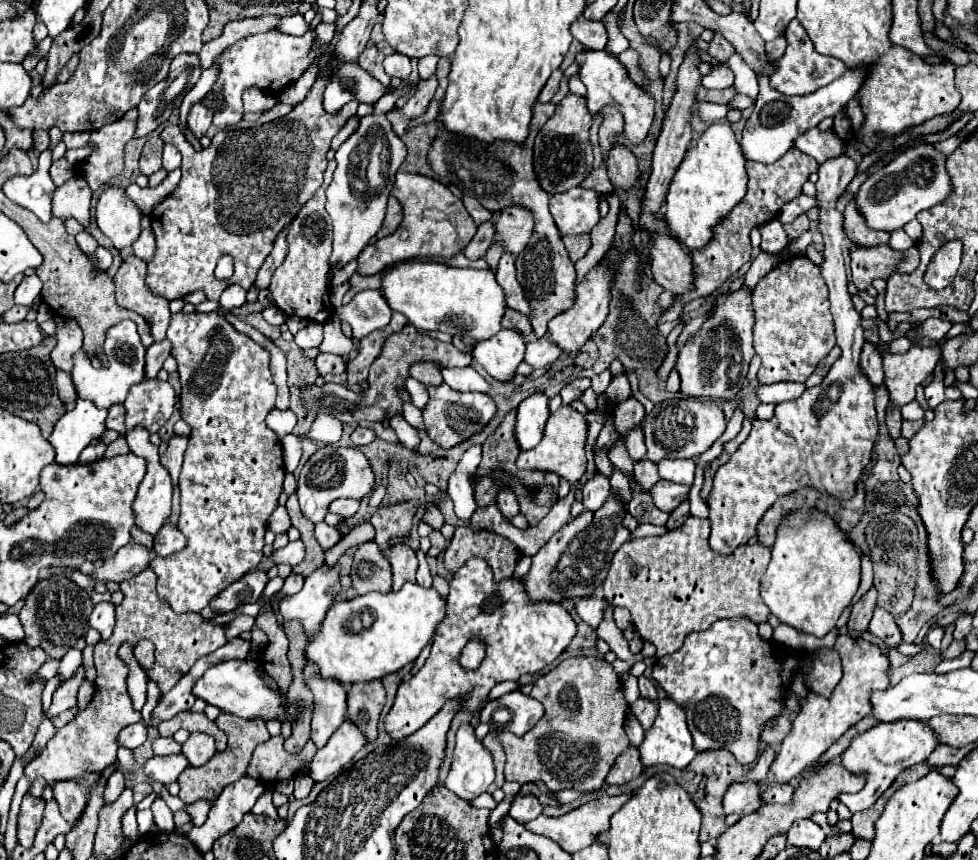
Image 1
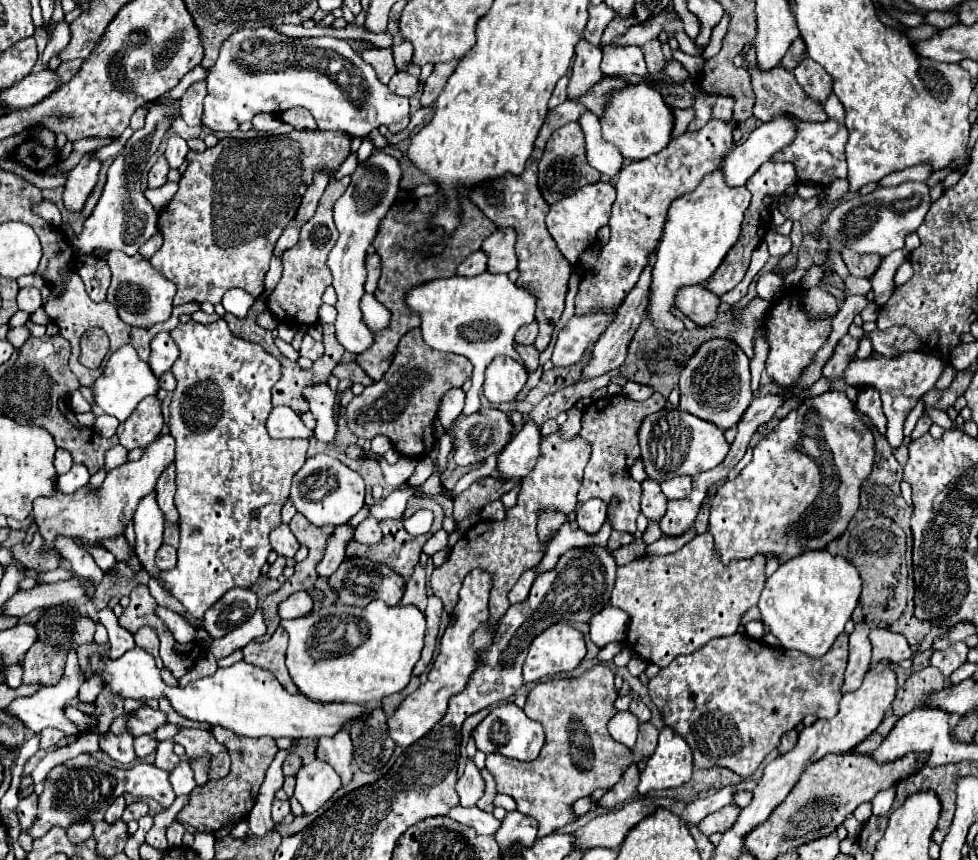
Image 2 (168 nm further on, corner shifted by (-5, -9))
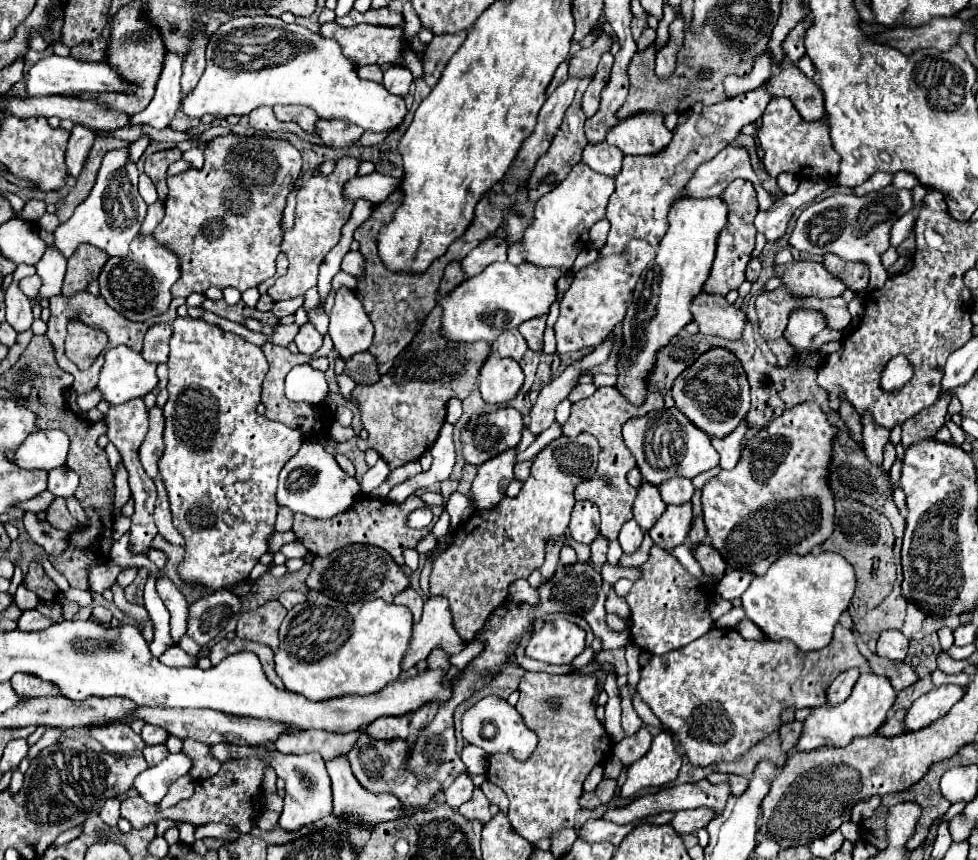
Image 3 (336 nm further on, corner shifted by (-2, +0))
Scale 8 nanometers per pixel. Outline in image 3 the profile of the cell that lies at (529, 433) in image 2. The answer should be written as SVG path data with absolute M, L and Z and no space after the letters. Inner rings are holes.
M512 448L512 452L504 452L504 456L496 456L496 460L478 466L478 474L470 490L470 498L478 512L496 508L498 502L506 496L506 488L514 478L514 464L516 450Z

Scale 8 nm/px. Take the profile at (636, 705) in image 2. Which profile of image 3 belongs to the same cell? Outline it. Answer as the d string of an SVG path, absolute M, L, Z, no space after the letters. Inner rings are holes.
M624 686L622 696L624 696L622 698L622 730L624 730L624 736L634 736L642 728L642 720L636 714L634 706L632 706L632 698L628 694L628 686Z

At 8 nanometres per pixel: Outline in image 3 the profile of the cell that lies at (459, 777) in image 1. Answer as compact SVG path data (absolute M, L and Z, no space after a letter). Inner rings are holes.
M468 774L458 776L458 778L452 782L452 786L444 790L444 800L446 800L446 804L448 804L450 808L458 808L458 806L462 806L464 802L470 800L472 790L474 790L474 784L472 784L472 780L468 778Z

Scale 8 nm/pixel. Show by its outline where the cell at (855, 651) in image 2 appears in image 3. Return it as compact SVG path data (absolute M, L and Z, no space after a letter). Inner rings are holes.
M850 668L850 670L842 672L842 674L828 686L828 690L826 690L826 700L828 700L828 704L832 704L832 706L842 704L842 702L850 696L850 692L852 692L856 680L858 680L858 674L860 674L858 668Z

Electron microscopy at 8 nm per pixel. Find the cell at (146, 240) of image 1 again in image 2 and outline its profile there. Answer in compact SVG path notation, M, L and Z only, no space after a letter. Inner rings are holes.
M159 233L153 235L153 237L139 249L139 255L141 255L143 259L151 259L151 255L161 249L161 243L163 243L163 237L159 237Z

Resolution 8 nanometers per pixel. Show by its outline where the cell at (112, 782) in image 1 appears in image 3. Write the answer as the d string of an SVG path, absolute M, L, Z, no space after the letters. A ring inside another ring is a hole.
M118 798L106 800L104 808L100 810L100 818L102 818L102 822L104 822L106 826L114 828L114 826L118 824L118 820L120 820L120 800L118 800Z

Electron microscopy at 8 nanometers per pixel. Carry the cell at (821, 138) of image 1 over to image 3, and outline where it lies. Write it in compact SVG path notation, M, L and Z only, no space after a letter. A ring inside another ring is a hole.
M774 98L772 104L768 104L764 116L762 116L762 132L758 130L760 144L766 152L764 166L766 172L776 178L782 172L792 172L798 176L820 176L820 178L834 178L838 174L840 156L832 148L828 122L806 122L798 114L798 110L792 106L788 98Z

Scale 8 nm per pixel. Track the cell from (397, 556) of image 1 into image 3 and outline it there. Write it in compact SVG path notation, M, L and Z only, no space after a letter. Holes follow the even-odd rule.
M408 588L408 590L404 590L402 594L398 594L396 598L394 598L394 604L400 604L400 606L406 606L410 612L412 612L412 618L414 618L414 622L418 622L420 620L420 616L422 616L422 596L418 594L418 592L414 592L412 588Z

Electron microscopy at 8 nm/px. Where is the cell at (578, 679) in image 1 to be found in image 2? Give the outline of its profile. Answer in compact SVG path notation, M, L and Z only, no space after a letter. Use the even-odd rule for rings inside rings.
M599 663L575 679L553 679L553 681L535 685L527 695L527 703L525 703L523 711L531 719L539 719L539 723L545 725L543 727L545 745L543 745L539 757L533 761L517 761L517 759L505 757L501 753L487 755L485 767L495 775L497 793L511 795L517 801L517 811L531 815L539 821L539 837L545 837L545 835L553 833L555 829L561 829L567 823L575 821L575 815L571 813L571 805L577 799L591 795L595 789L613 787L623 777L627 767L633 763L631 749L625 747L623 743L615 741L607 731L609 719L617 715L615 699L619 697L619 693L613 685L613 677L615 677L615 673L607 665Z

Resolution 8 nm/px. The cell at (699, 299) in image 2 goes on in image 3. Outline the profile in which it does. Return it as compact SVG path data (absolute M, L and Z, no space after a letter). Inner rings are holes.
M702 292L696 302L692 302L694 322L700 326L702 334L720 336L726 340L740 340L746 324L744 310L726 302L724 296L712 296Z

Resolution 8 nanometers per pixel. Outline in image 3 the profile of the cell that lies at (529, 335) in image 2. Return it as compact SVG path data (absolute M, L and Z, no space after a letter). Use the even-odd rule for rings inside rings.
M514 328L514 330L504 330L504 332L498 336L496 344L498 344L498 354L500 354L500 356L512 358L512 360L516 360L516 362L520 362L520 360L524 358L526 350L528 350L526 340L518 334L516 328Z

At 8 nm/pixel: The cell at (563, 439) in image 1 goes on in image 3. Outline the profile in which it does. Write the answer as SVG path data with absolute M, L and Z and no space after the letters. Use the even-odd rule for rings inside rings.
M580 434L576 438L558 438L550 442L532 462L532 470L528 480L522 486L522 492L516 498L506 498L506 502L500 502L492 512L474 514L468 522L456 530L452 546L442 552L434 564L430 574L430 592L432 596L444 596L450 602L454 628L458 636L464 642L470 642L476 638L476 634L484 628L484 622L490 618L490 614L502 606L508 598L508 586L518 578L528 578L532 570L540 568L544 564L546 554L546 542L548 540L560 540L566 534L570 512L574 508L574 490L582 480L590 480L596 474L598 468L598 444L594 436Z

